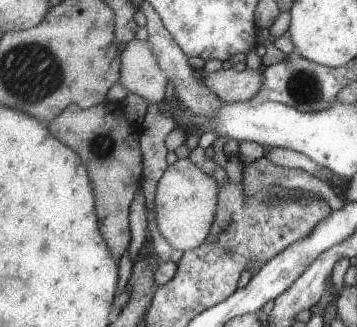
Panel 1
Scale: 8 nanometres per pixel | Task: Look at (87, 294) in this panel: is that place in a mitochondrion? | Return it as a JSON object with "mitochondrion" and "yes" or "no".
{"mitochondrion":"no"}

